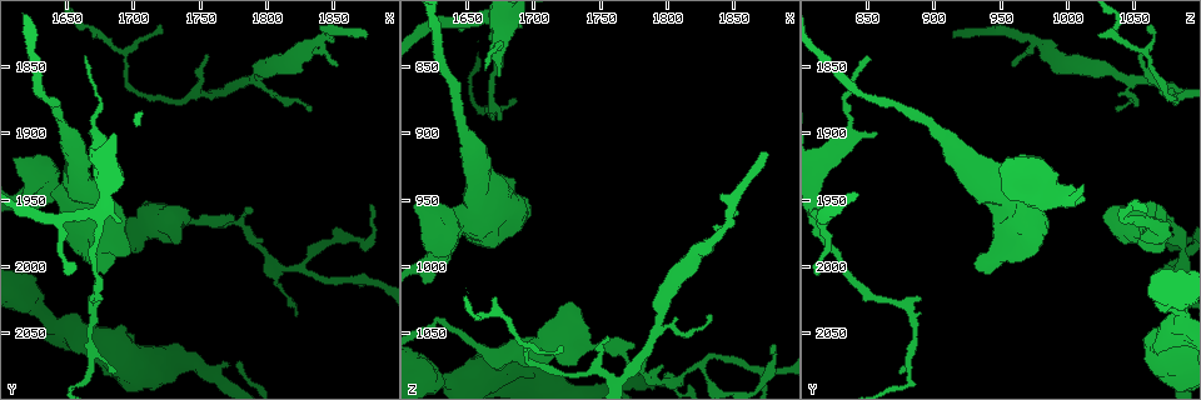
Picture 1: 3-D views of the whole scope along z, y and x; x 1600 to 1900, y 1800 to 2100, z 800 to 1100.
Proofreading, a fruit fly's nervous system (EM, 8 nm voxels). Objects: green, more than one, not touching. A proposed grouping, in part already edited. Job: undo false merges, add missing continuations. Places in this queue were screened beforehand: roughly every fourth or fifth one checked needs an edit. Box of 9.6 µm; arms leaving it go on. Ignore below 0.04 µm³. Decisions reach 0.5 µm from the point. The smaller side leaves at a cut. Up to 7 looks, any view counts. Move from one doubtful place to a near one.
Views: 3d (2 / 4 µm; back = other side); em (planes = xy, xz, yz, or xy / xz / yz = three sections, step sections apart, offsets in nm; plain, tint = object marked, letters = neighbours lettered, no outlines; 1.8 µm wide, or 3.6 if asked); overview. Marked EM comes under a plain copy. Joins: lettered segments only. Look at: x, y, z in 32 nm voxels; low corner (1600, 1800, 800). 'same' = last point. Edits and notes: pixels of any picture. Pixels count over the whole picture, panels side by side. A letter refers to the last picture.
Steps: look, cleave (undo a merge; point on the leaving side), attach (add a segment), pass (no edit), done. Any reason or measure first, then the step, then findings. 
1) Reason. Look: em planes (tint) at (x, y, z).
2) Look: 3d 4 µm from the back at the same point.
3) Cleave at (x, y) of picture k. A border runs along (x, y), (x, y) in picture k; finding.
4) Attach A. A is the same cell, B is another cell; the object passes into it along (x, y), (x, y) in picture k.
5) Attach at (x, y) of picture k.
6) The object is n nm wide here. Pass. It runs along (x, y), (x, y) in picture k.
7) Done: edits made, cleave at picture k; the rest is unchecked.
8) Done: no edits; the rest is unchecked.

Free end. Look: em yz step 8 (letters) at (1686, 2080, 872).

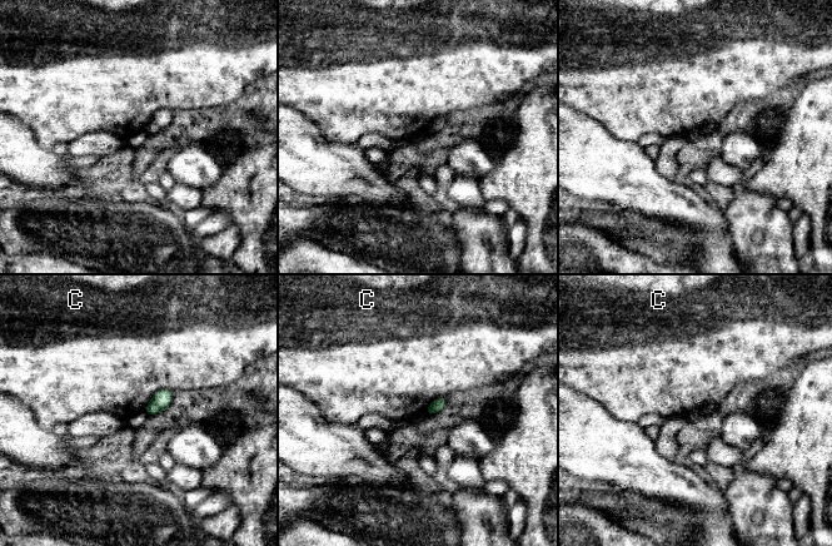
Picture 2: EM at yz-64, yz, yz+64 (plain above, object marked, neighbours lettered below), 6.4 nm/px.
The longest contact is with C, 240 nm. Pass. C is another cell; no lettered segment goes on from it.

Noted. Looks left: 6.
Thin neck. Look: em 3.6 µm xy step 8 (tint) at (1652, 1950, 966).

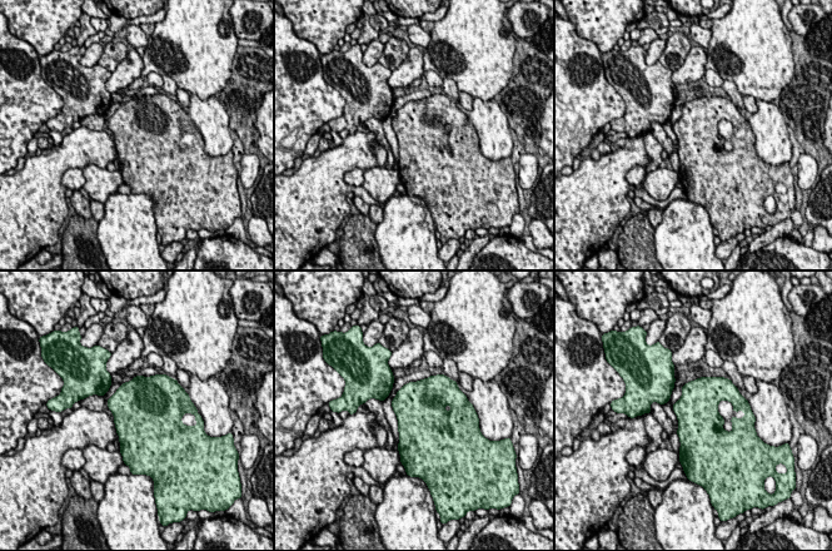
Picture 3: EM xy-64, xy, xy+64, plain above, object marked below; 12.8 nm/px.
Look: em 3.6 µm planes (letters) at the same point.

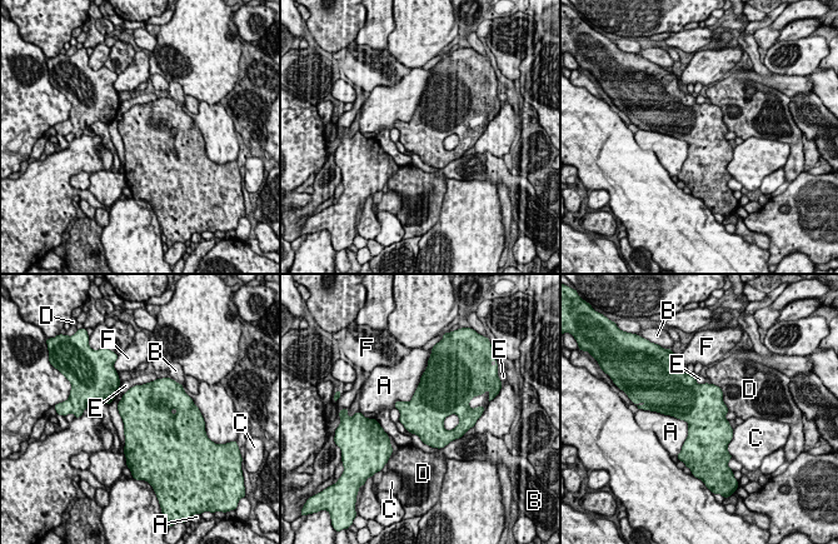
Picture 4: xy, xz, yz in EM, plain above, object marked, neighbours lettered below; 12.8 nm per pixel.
Pass. A, B, C, D, E and F are other cells; a border runs along (658, 412), (687, 423), (681, 452) in picture 4; all the same neuron.

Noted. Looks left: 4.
Free end. Look: em planes (letters) at (1874, 1828, 912).

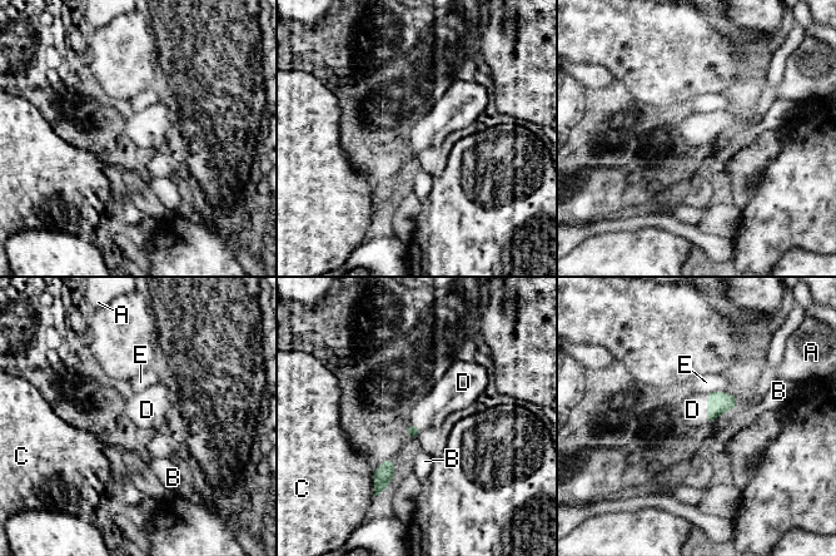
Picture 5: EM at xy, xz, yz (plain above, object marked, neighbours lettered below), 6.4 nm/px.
The longest contact is with D, 190 nm. Attach D. D is the same cell, A, B, C and E are other cells; the object passes into it along (718, 403), (706, 408), (692, 410) in picture 5; it goes on there.

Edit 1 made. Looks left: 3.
Done: edits made, attach at picture 5; the rest is unchecked.

